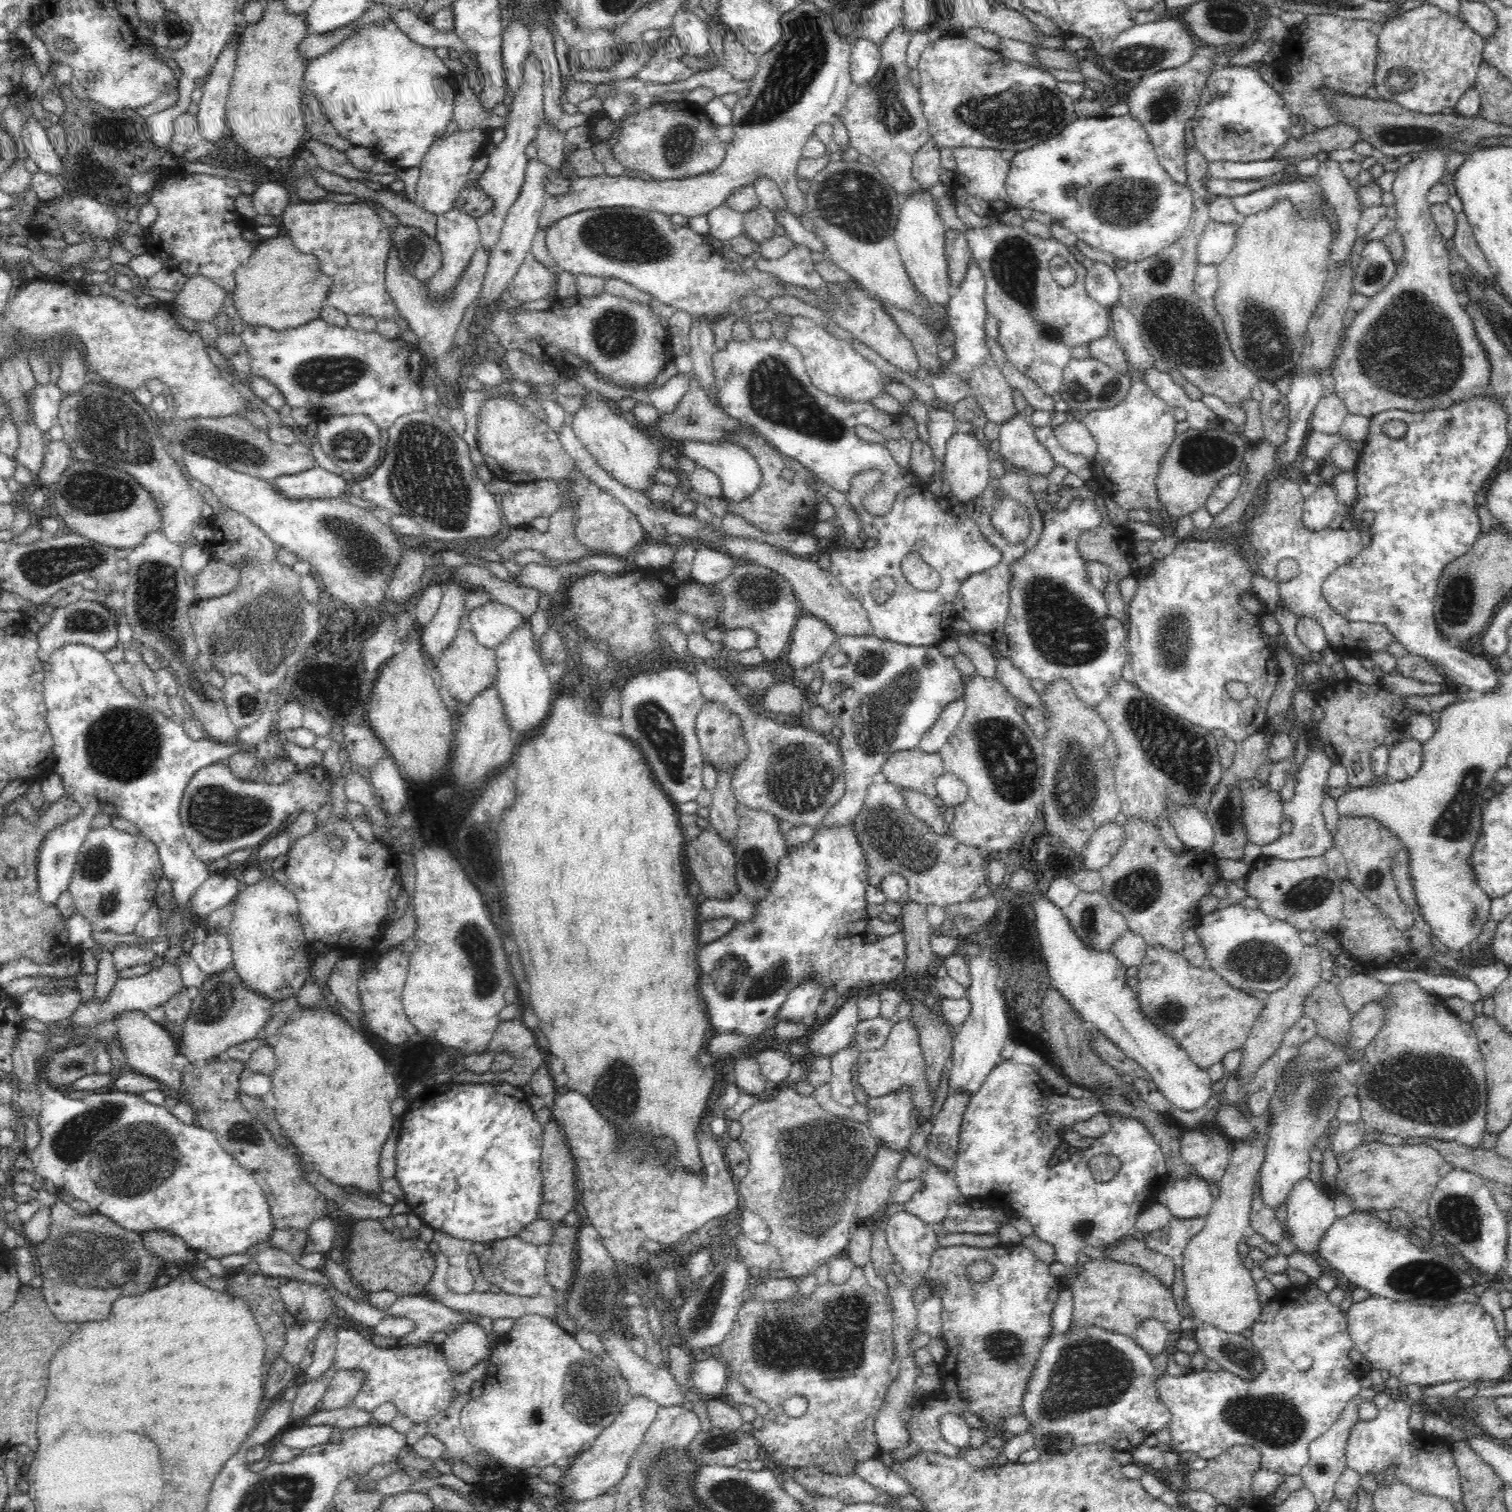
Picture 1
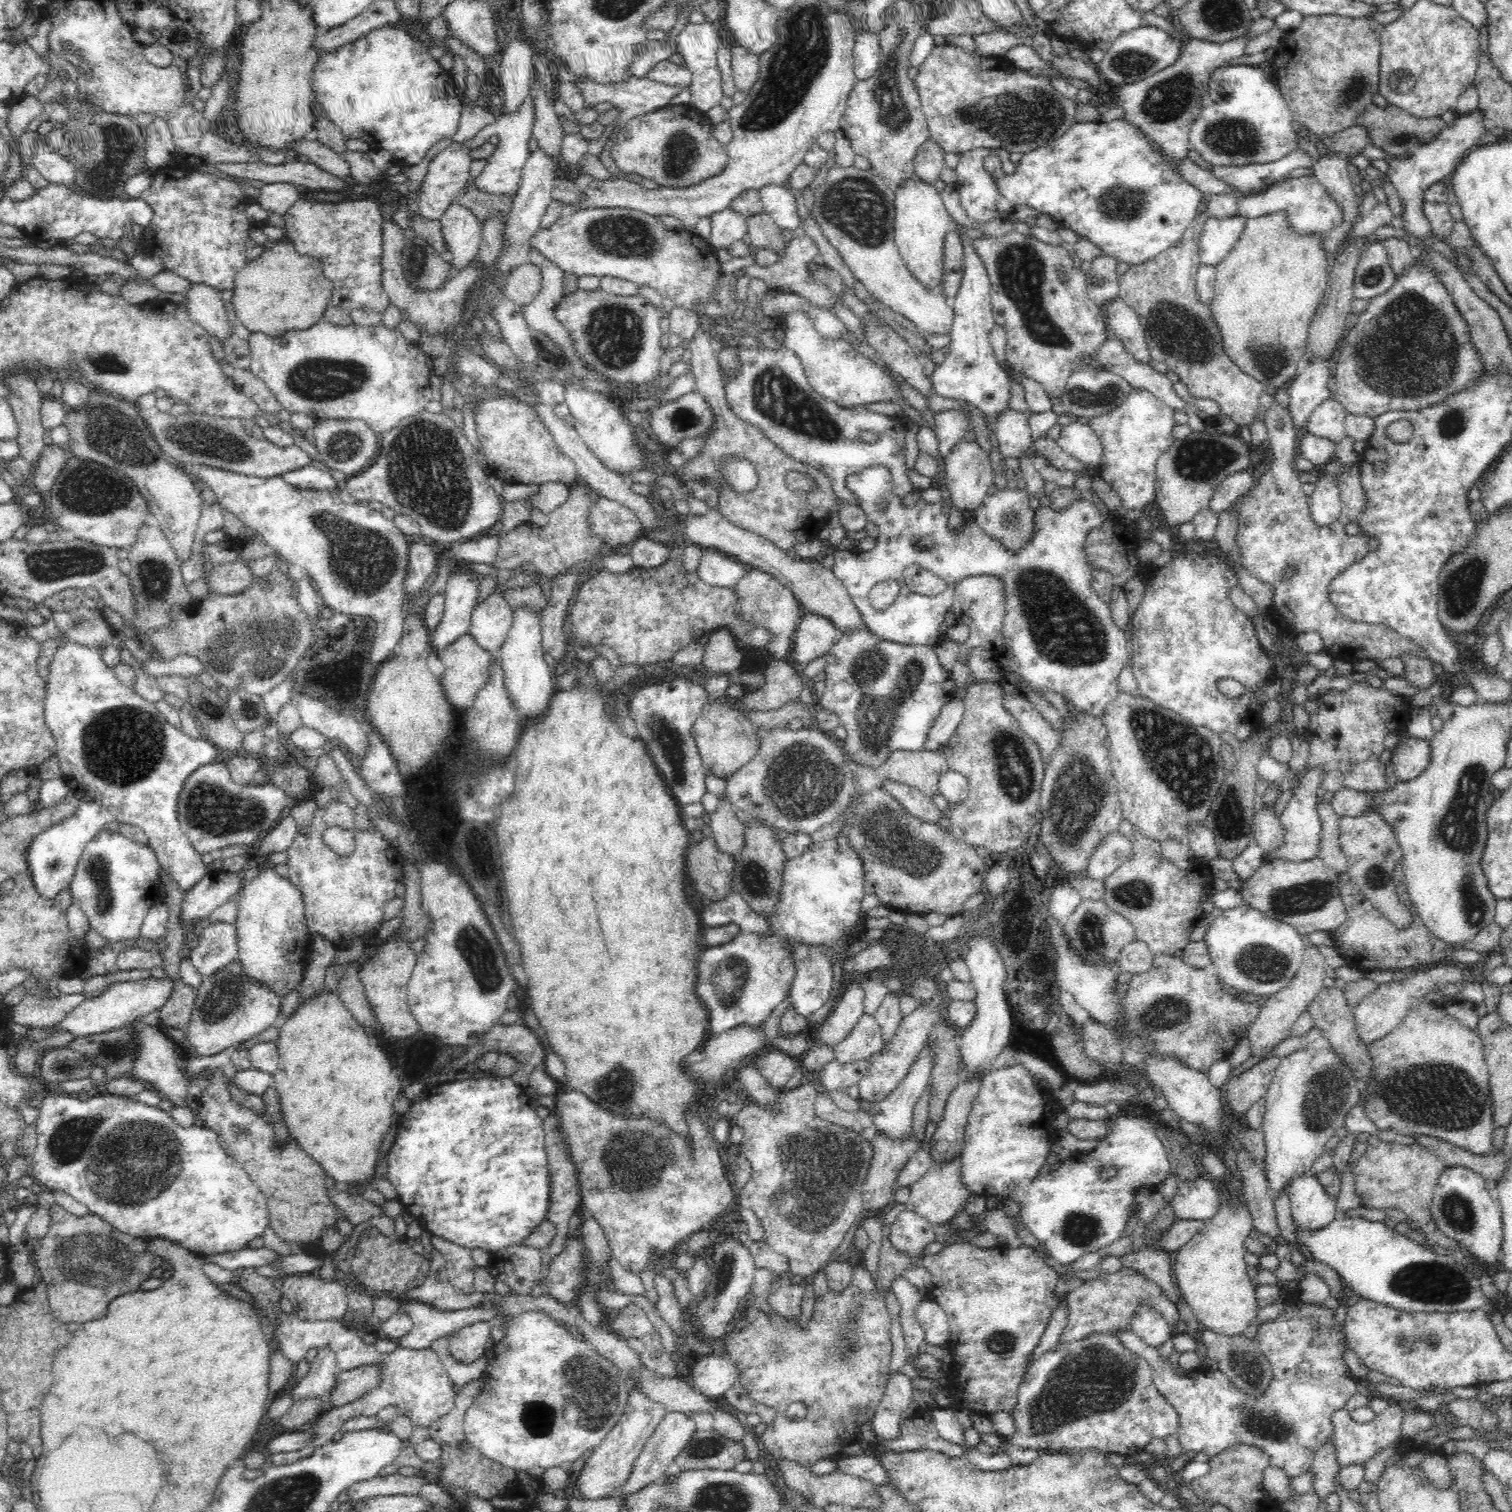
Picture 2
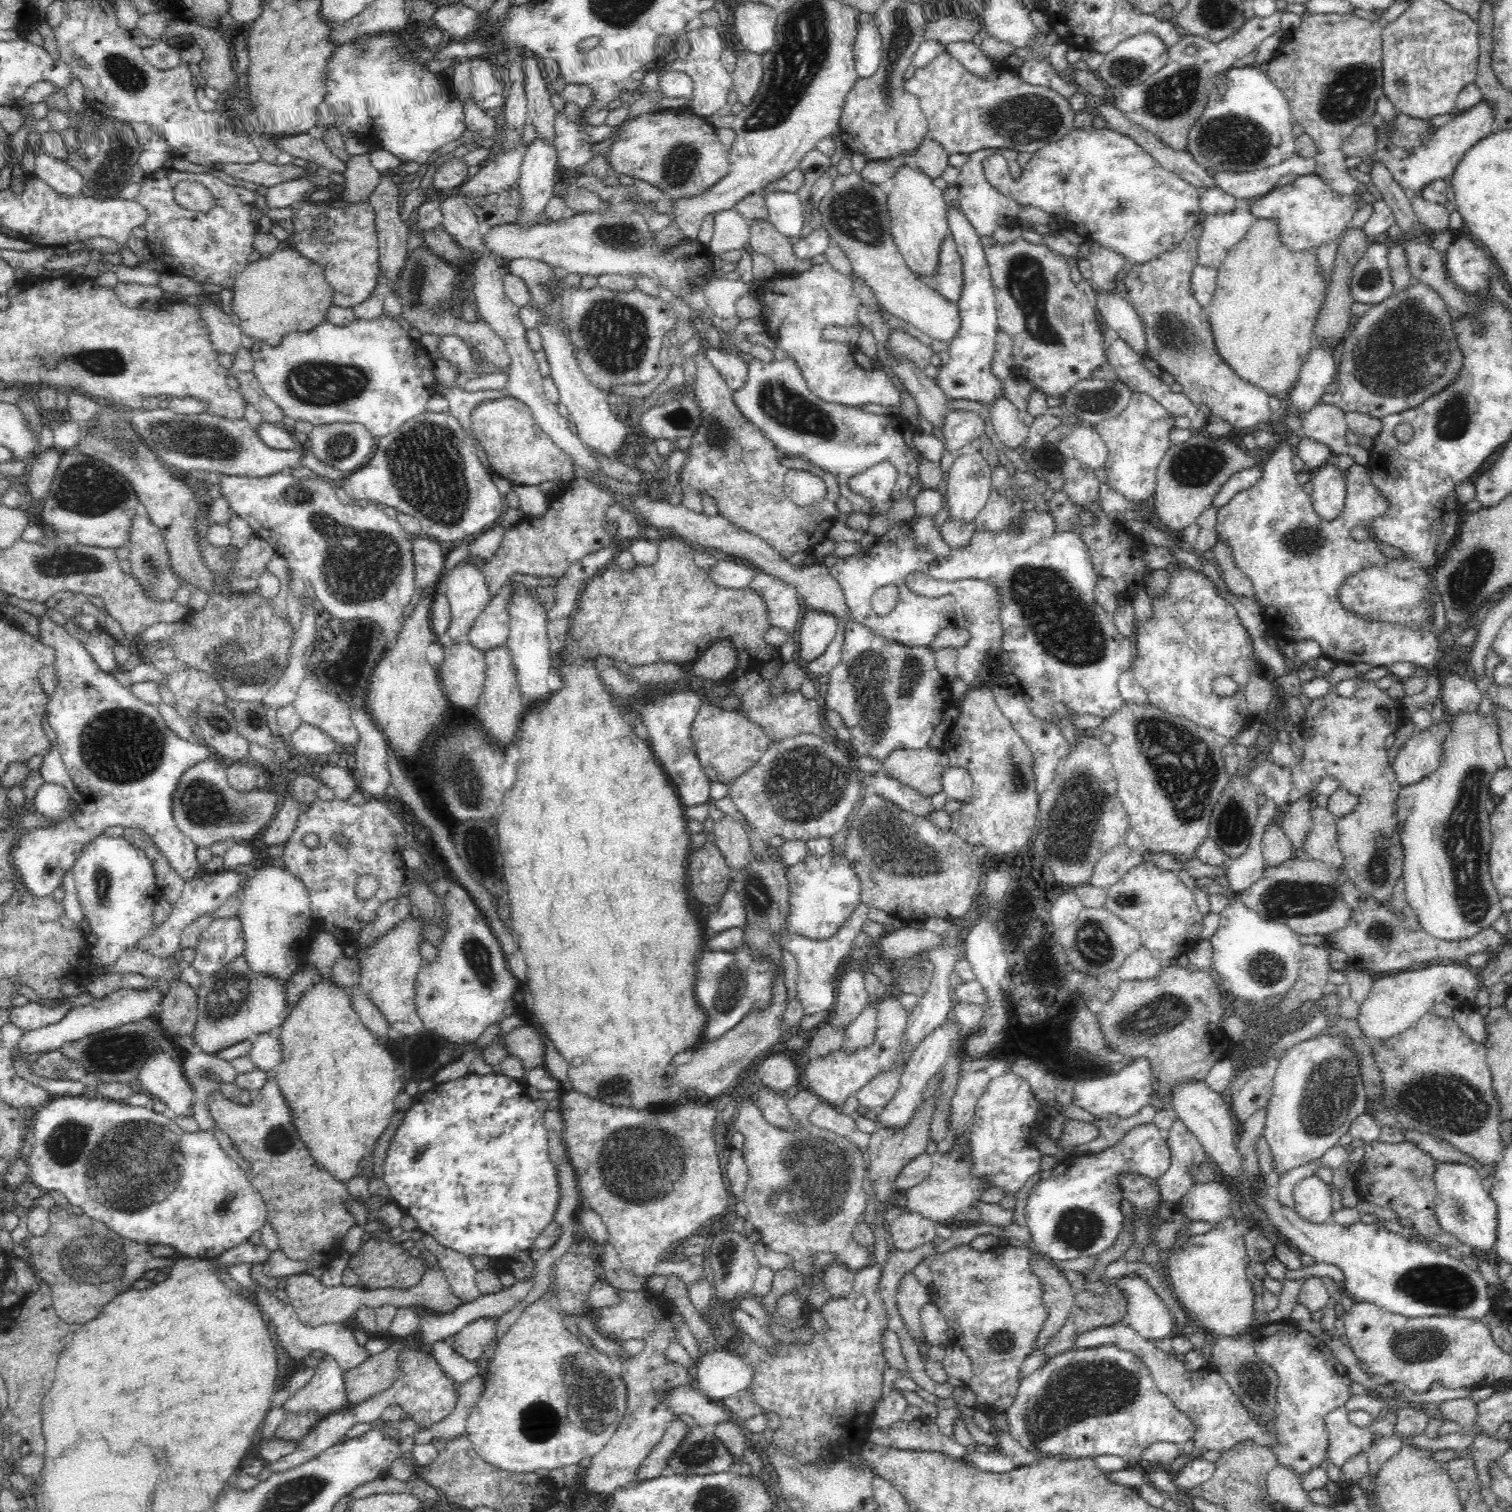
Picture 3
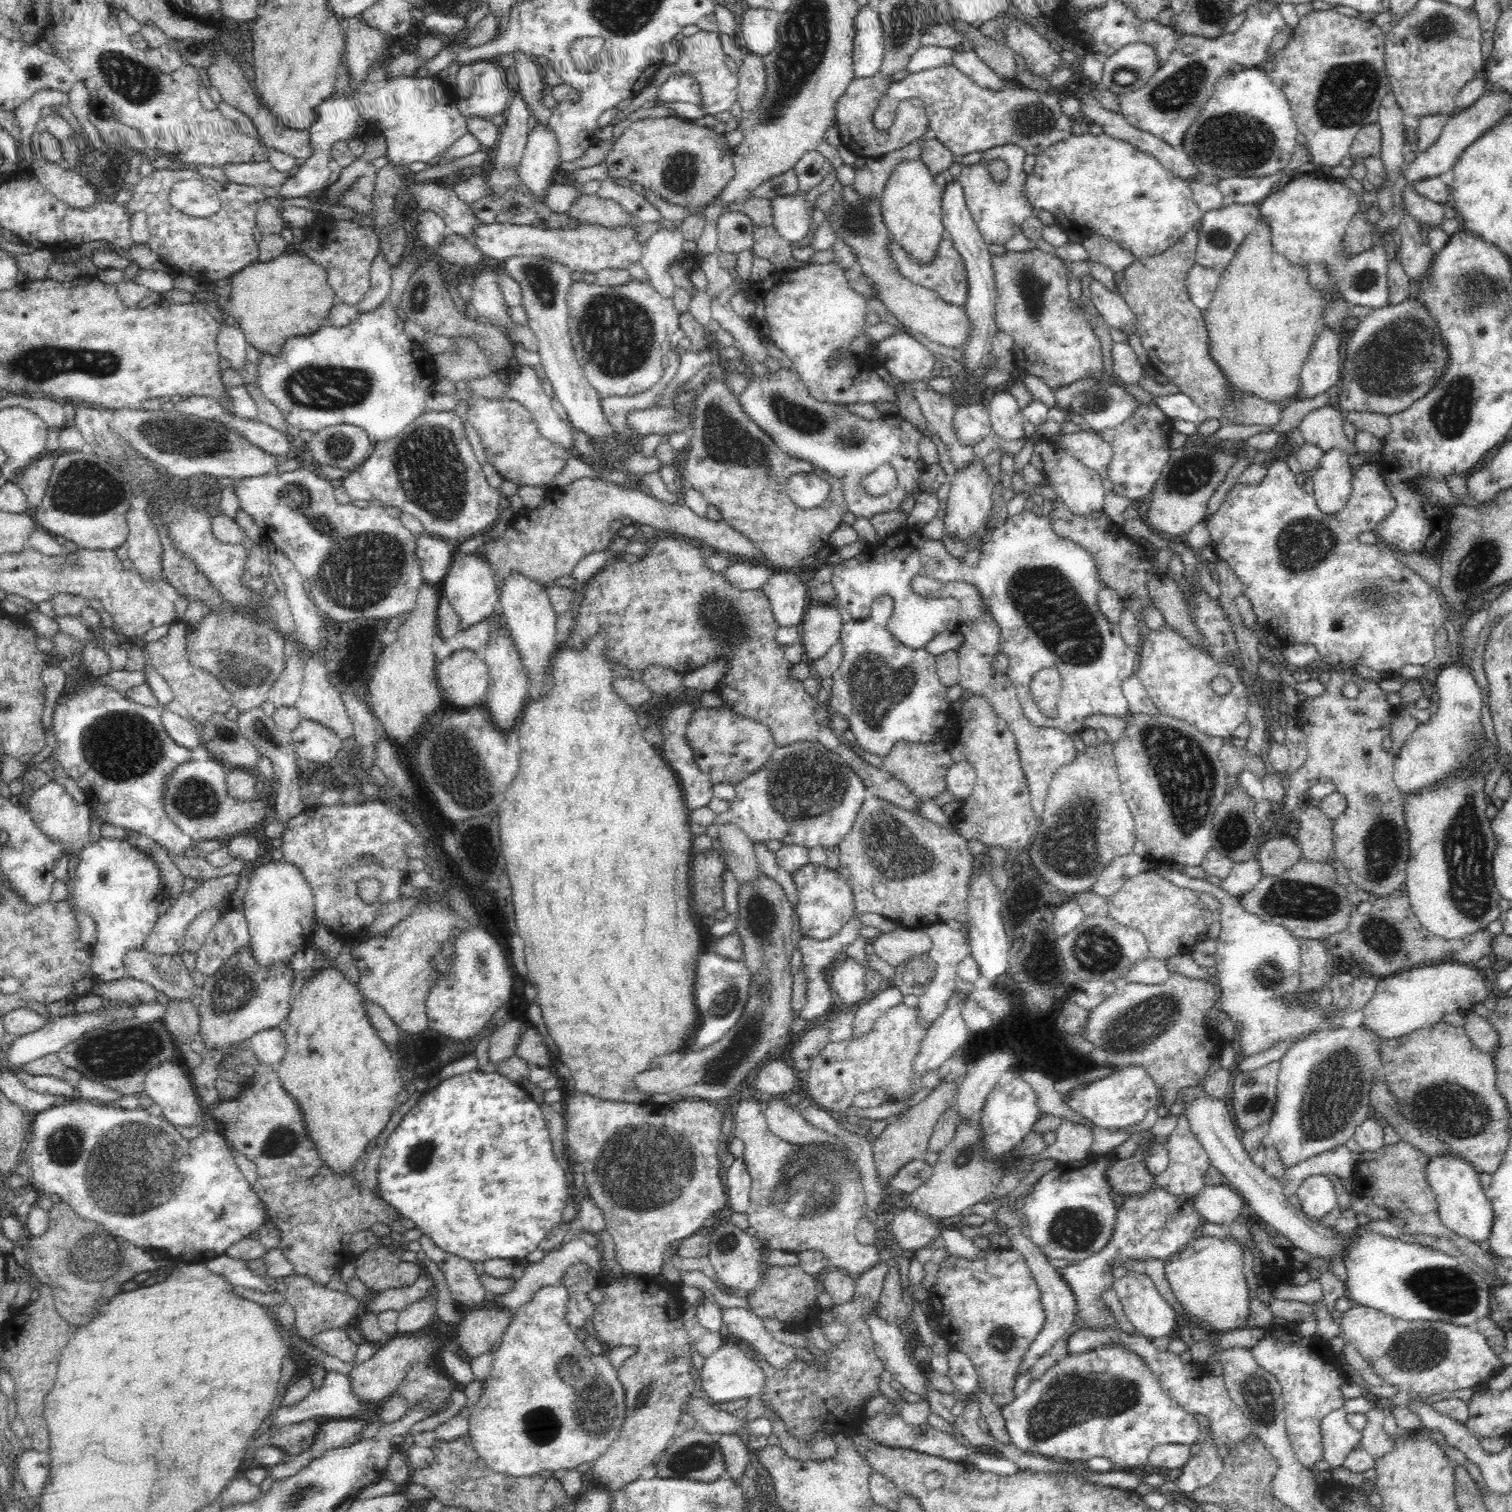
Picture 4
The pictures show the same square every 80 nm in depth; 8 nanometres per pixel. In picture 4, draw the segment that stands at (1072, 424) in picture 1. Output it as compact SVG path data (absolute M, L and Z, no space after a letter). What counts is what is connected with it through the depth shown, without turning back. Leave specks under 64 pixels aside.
M1088 431L1062 434L1056 445L1080 460L1093 472L1104 471L1114 454L1112 445L1106 442L1102 435Z

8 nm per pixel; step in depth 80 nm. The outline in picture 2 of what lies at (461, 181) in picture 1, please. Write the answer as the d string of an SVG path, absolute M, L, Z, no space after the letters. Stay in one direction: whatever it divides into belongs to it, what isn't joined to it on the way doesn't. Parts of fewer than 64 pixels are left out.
M452 143L445 150L438 153L429 163L427 174L423 178L421 193L419 196L419 211L423 218L439 221L447 212L450 203L468 186L470 176L470 147L464 143Z

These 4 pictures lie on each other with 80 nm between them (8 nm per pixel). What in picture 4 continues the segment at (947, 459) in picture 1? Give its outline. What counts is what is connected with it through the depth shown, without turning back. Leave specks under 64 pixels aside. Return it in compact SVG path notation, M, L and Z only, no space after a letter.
M976 458L974 462L970 462L966 468L957 471L952 482L950 493L948 494L946 515L944 521L944 533L957 540L965 542L970 550L975 548L979 535L987 529L986 520L990 516L992 510L992 492L995 483L993 482L988 470L984 467L982 460Z

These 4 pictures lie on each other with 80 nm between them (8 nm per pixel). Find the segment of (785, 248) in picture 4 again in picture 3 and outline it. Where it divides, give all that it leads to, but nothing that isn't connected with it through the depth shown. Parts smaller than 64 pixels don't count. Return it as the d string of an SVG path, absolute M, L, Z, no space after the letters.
M769 219L750 221L750 242L748 249L756 254L769 256L775 267L783 272L788 270L801 273L812 266L810 261L803 261L794 255L788 237L780 234Z

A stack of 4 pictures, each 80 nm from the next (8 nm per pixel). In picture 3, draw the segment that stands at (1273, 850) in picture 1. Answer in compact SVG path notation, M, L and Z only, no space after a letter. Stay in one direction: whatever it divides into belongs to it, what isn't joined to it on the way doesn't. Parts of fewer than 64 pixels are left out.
M1313 791L1306 792L1296 802L1289 804L1286 816L1280 820L1279 825L1283 832L1288 836L1295 849L1293 859L1302 859L1304 856L1304 842L1308 832L1312 830L1312 817L1310 817L1311 808L1314 806Z

